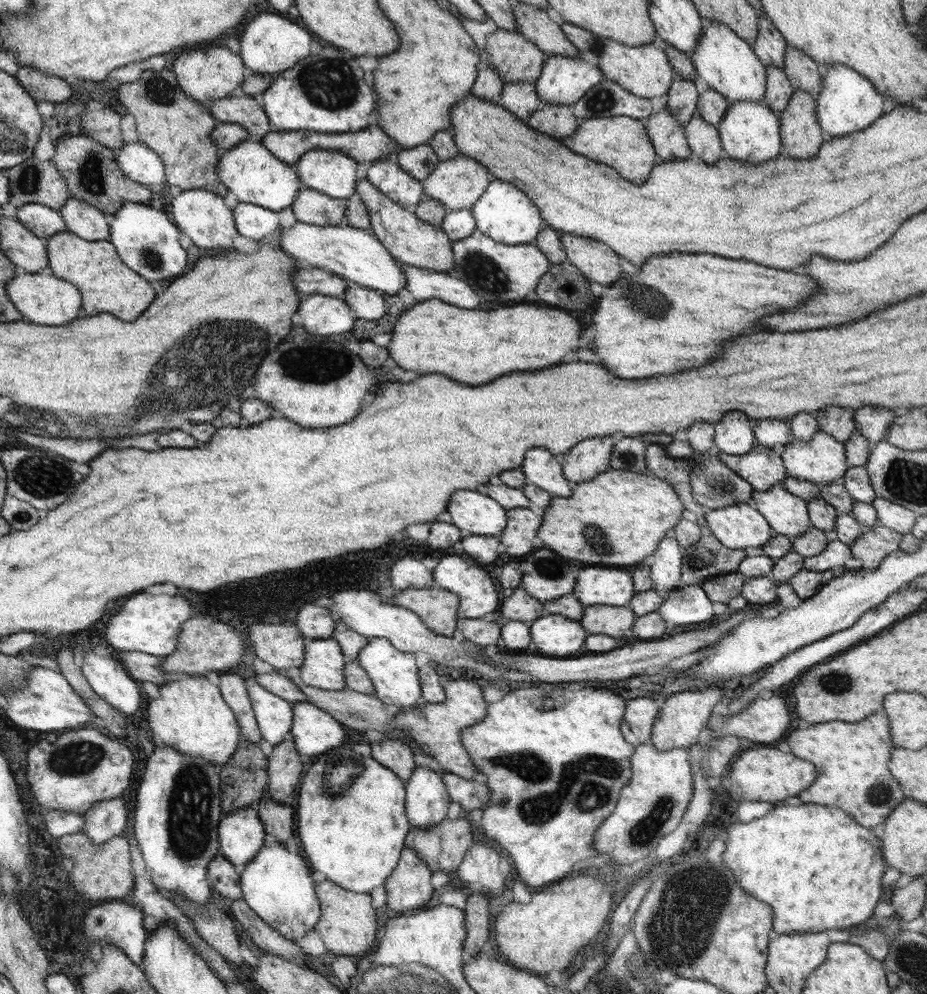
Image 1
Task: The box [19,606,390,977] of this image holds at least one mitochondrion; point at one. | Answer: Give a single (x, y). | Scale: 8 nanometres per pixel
(192, 797)

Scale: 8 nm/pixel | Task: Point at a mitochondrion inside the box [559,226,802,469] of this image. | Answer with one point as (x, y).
(657, 304)

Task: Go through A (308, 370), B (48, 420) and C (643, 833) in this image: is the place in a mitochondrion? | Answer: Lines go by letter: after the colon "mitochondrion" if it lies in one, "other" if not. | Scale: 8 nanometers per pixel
A: mitochondrion
B: mitochondrion
C: mitochondrion

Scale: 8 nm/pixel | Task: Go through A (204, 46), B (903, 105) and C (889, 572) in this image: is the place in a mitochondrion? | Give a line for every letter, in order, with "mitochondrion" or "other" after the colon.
A: other
B: other
C: other

